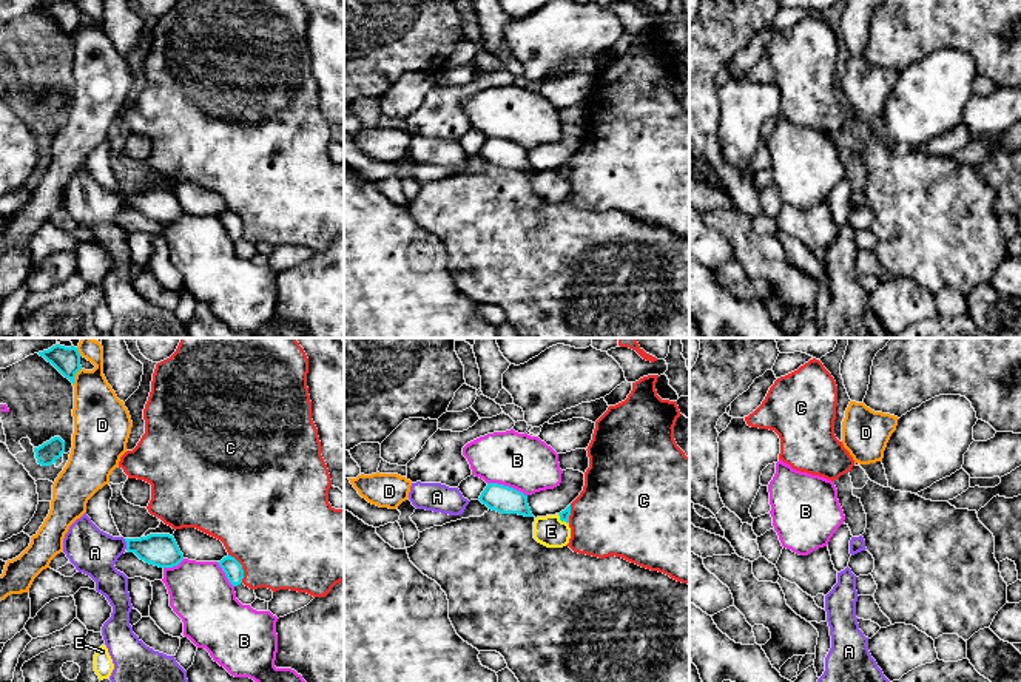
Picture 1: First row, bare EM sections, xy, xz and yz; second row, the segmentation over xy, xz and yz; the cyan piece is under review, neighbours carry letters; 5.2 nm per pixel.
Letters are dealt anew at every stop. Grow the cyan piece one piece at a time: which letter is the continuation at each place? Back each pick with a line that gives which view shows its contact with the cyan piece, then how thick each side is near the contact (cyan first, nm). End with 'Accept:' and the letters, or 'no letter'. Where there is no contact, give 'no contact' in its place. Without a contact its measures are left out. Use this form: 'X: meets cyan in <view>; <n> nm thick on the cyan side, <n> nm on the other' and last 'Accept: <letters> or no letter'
A: meets cyan in xy; 180 nm thick on the cyan side, 240 nm on the other
Accept: A

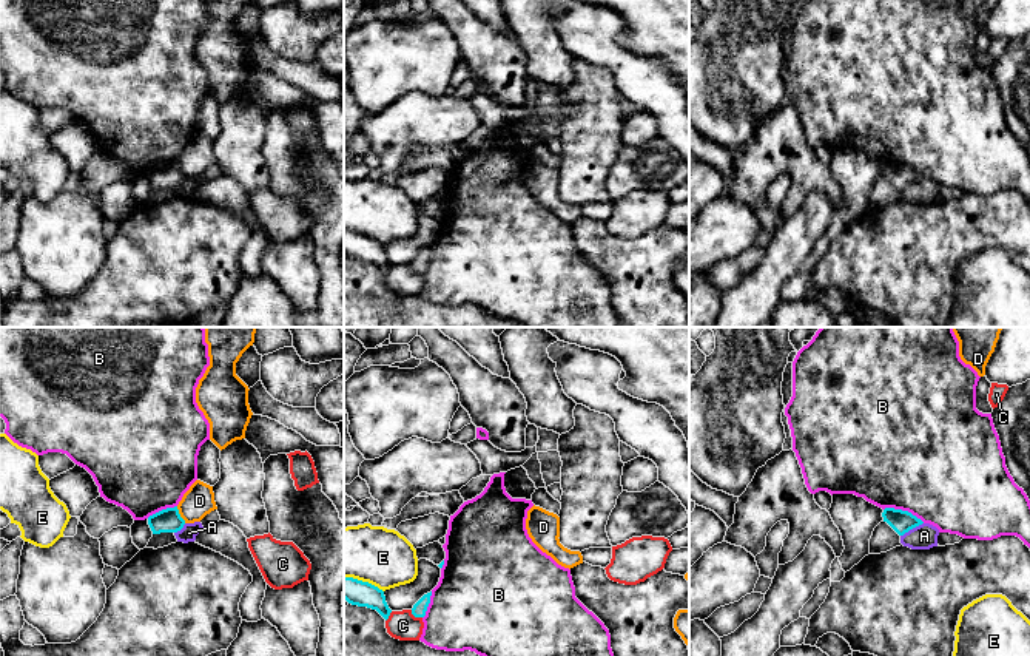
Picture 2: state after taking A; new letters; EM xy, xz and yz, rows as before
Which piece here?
Accept: no letter

